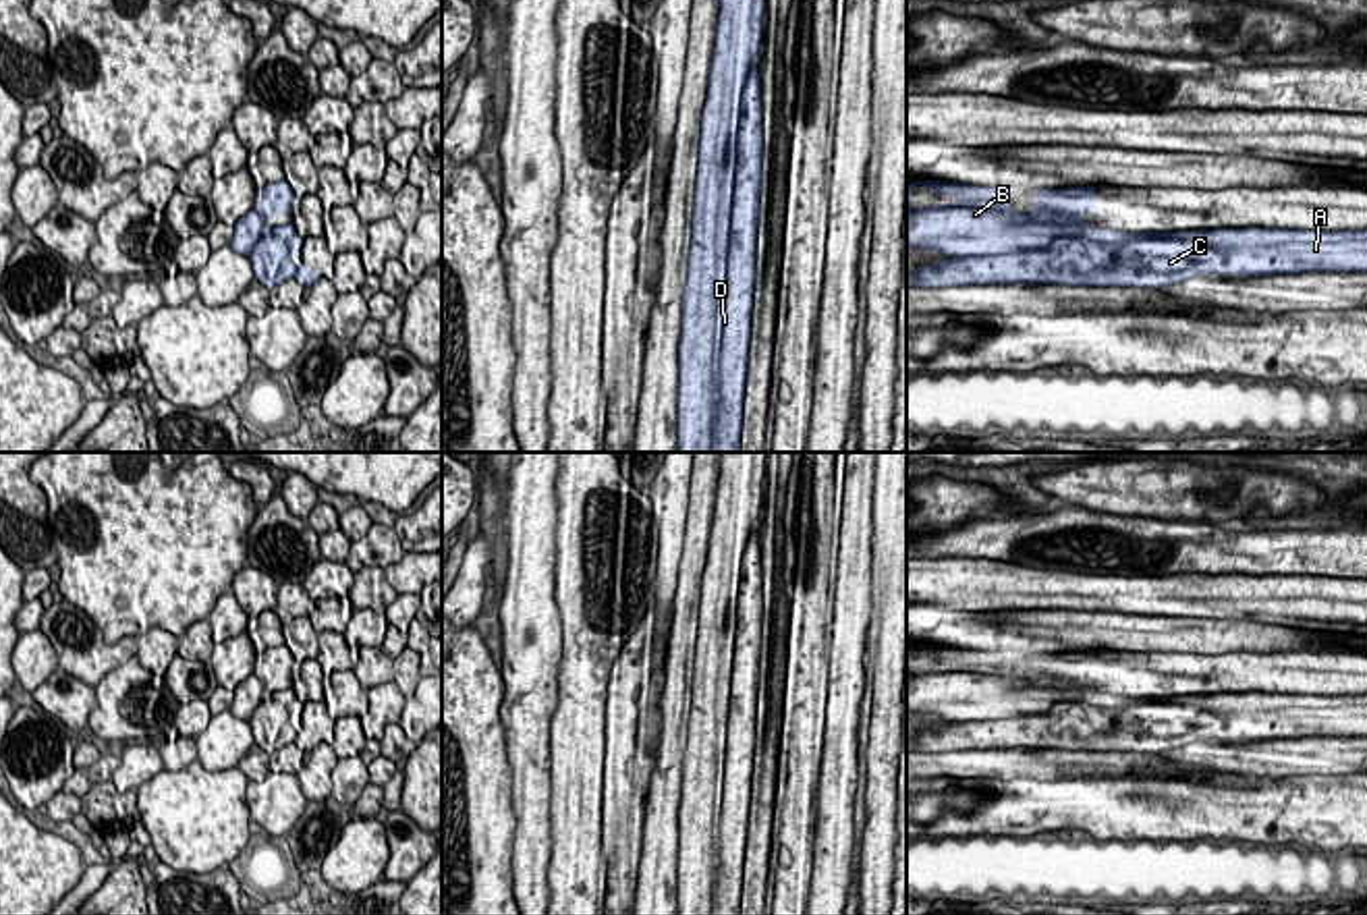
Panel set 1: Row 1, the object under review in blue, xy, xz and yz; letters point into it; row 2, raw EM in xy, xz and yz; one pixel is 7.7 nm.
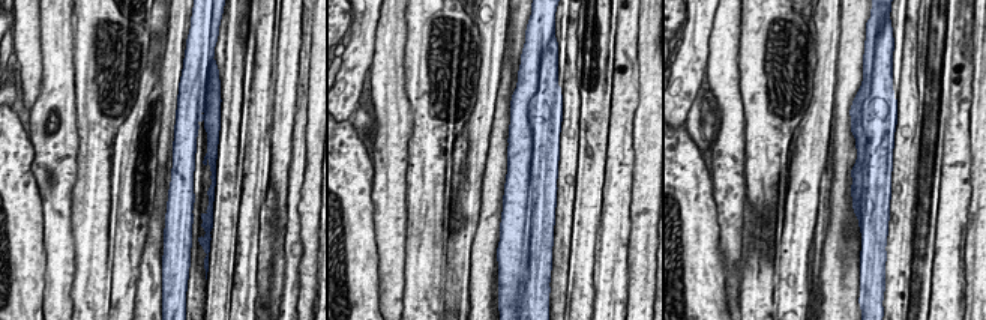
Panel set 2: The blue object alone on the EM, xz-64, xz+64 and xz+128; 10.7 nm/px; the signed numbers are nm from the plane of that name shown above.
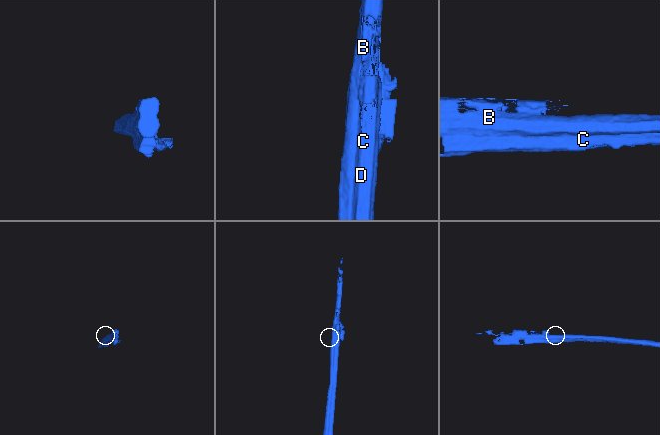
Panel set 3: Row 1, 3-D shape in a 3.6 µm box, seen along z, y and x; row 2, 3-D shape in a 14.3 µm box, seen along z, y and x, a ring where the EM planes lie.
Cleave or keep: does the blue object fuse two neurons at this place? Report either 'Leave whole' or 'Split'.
Split

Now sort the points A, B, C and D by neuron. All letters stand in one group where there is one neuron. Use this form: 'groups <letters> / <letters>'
groups A C D / B

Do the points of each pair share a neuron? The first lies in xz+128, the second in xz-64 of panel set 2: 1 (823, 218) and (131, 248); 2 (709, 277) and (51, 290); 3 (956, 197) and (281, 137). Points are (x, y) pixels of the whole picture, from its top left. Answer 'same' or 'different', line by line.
1: different
2: different
3: same

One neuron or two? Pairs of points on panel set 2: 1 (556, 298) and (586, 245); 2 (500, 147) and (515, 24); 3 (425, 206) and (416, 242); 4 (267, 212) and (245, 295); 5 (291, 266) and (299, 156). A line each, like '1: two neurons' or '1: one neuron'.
1: two neurons
2: two neurons
3: one neuron
4: two neurons
5: one neuron

